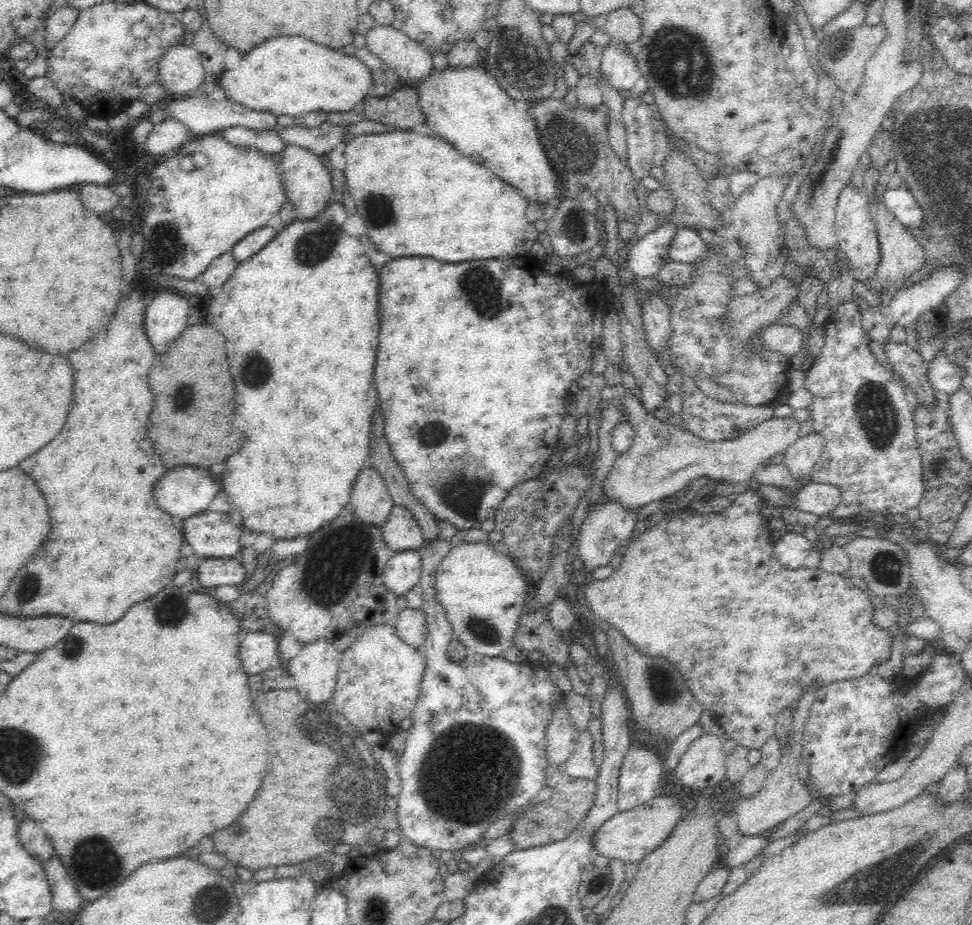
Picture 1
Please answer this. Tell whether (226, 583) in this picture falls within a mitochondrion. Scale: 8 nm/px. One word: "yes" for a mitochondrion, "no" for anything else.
no

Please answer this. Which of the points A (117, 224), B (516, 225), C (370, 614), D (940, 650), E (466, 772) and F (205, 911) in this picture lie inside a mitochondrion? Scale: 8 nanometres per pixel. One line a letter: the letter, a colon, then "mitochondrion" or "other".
A: other
B: other
C: other
D: other
E: mitochondrion
F: mitochondrion

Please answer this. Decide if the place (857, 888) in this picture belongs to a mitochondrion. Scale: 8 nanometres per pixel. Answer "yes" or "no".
yes

